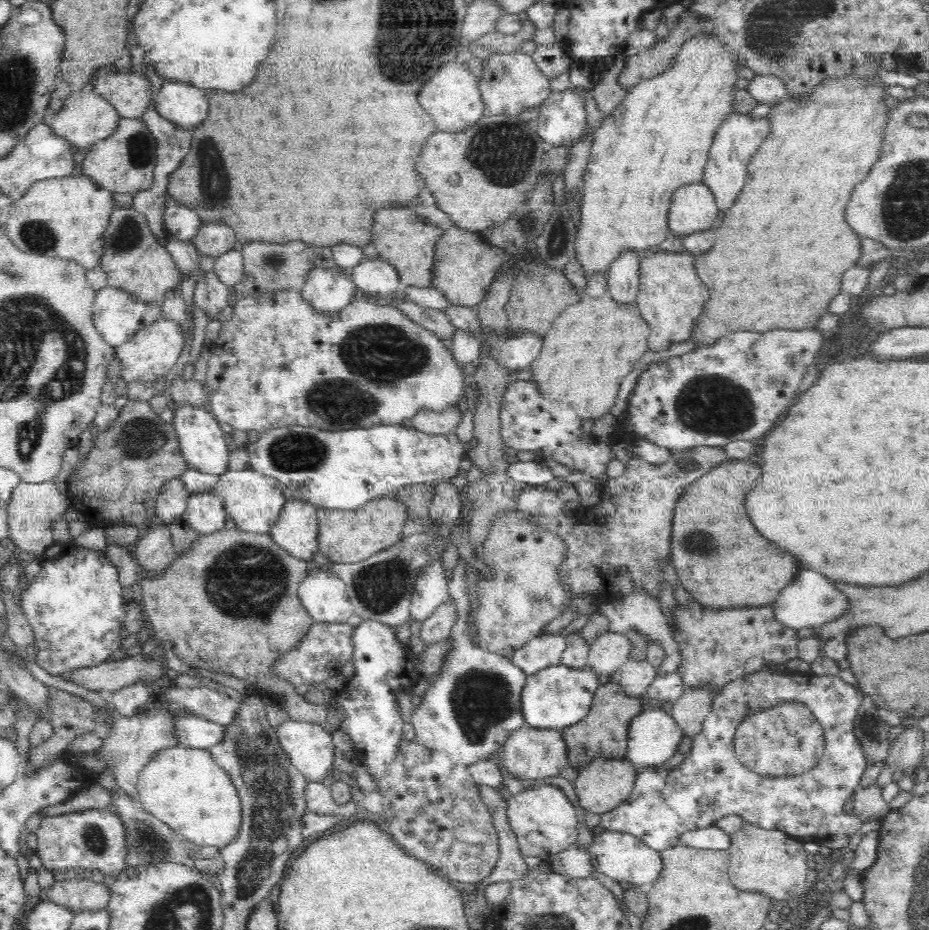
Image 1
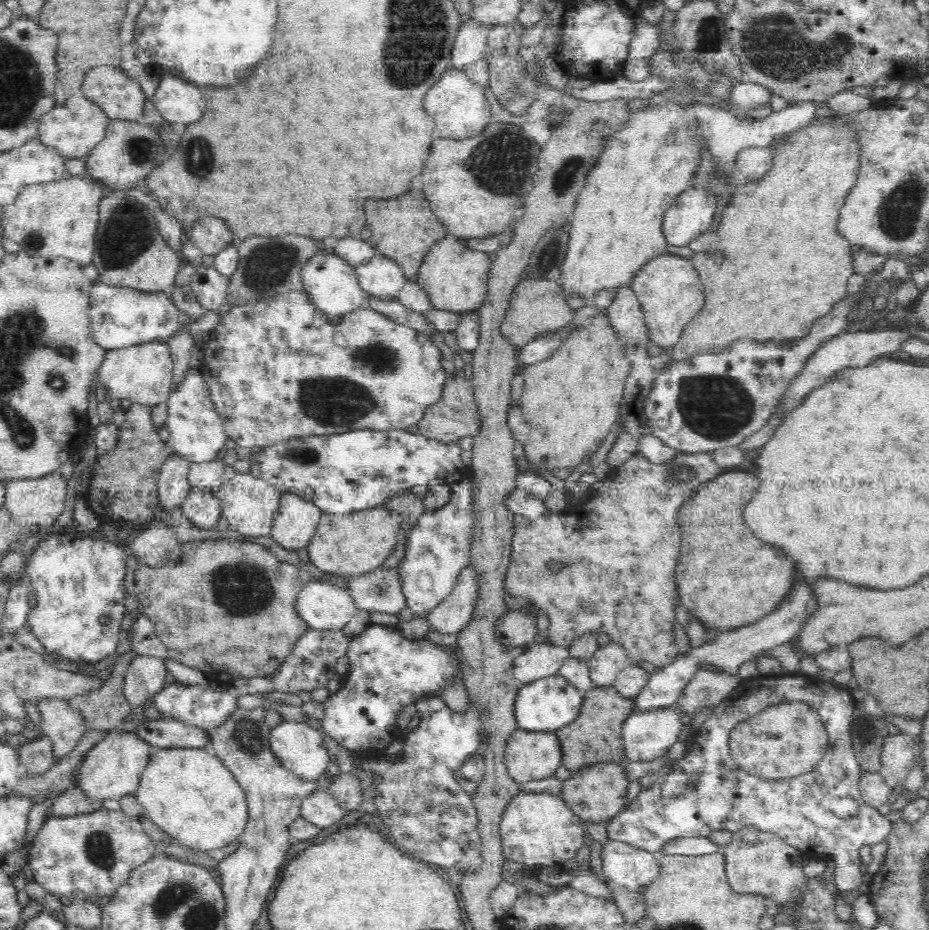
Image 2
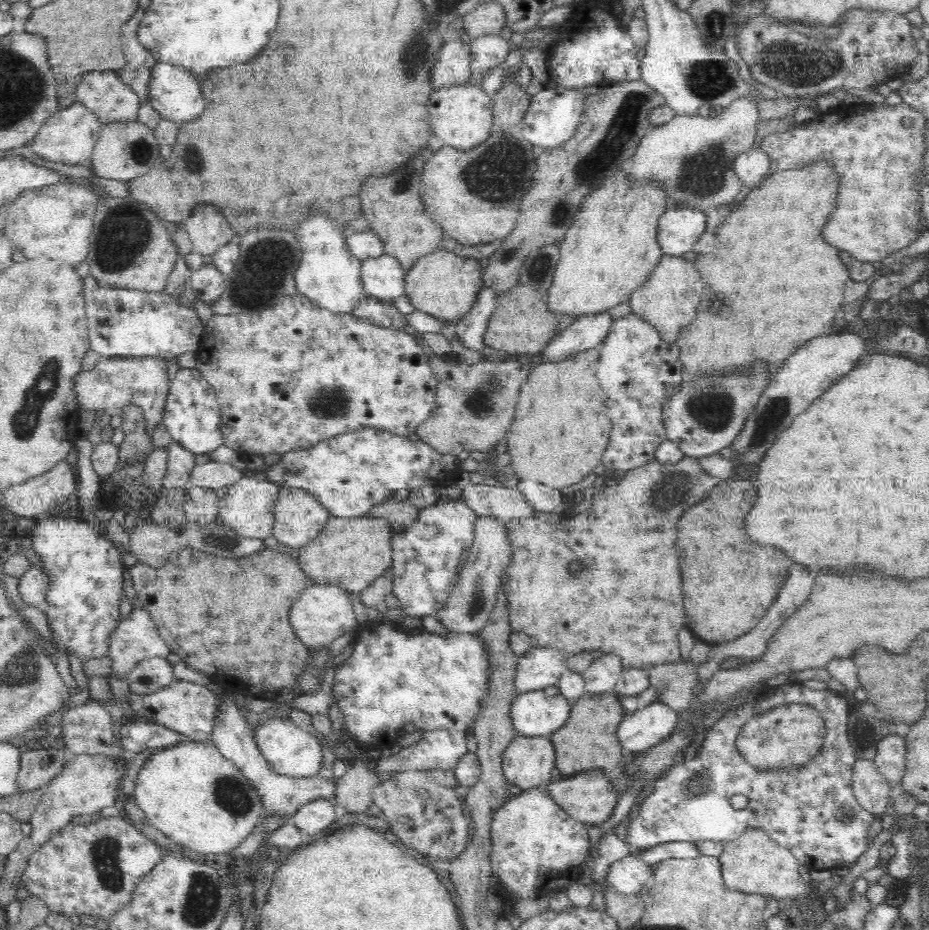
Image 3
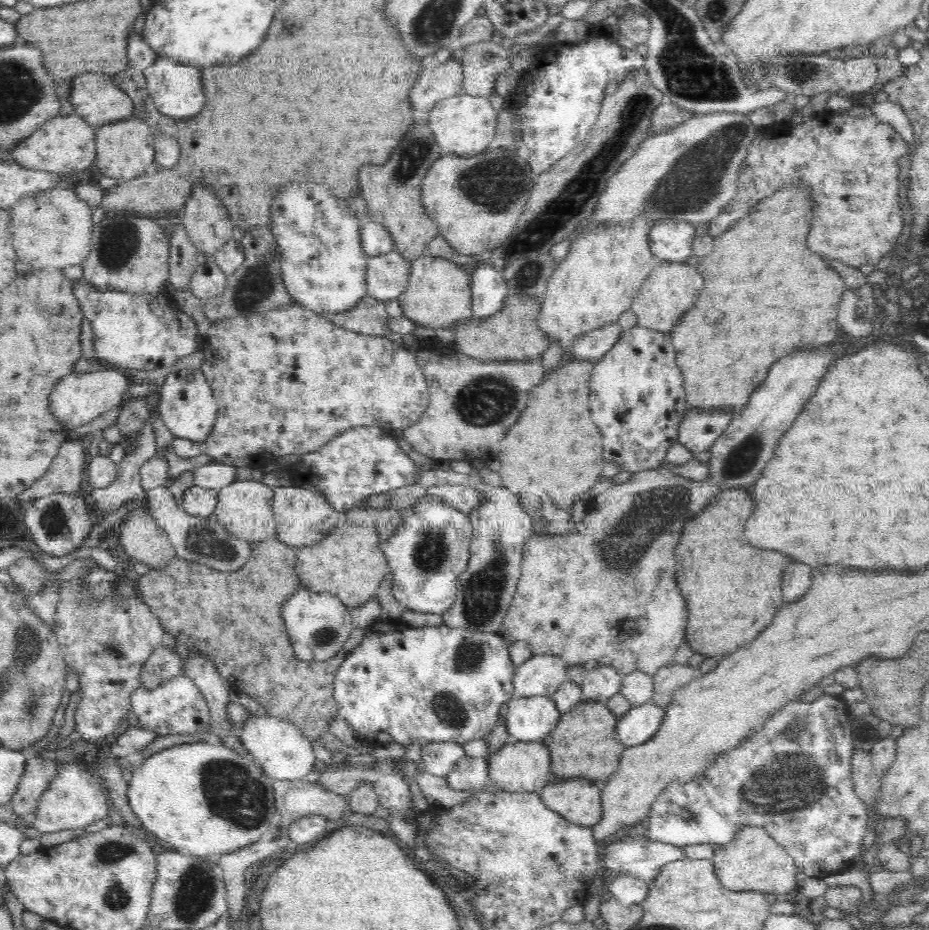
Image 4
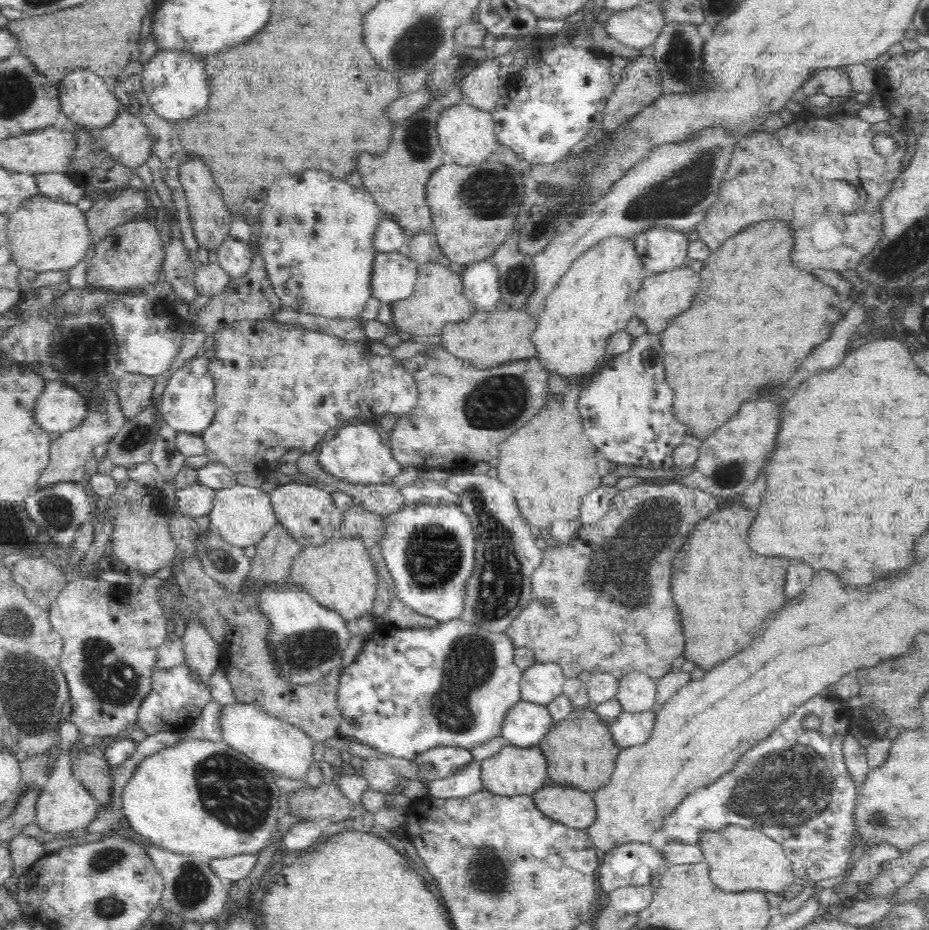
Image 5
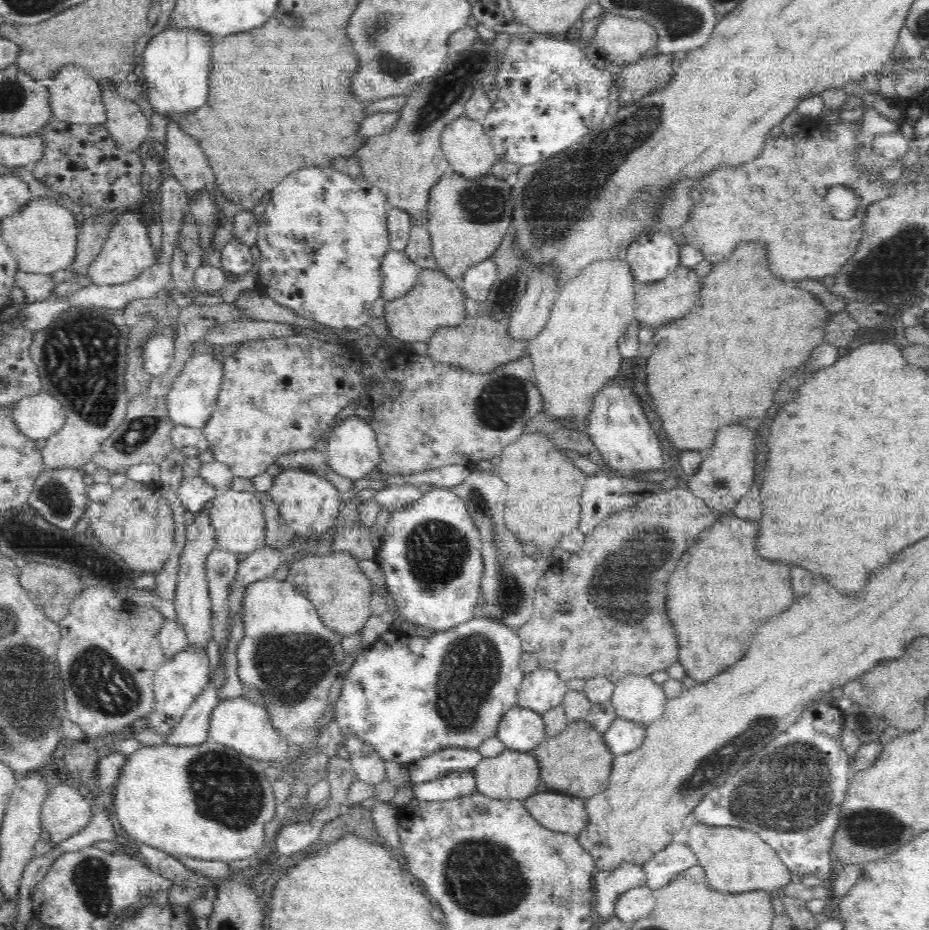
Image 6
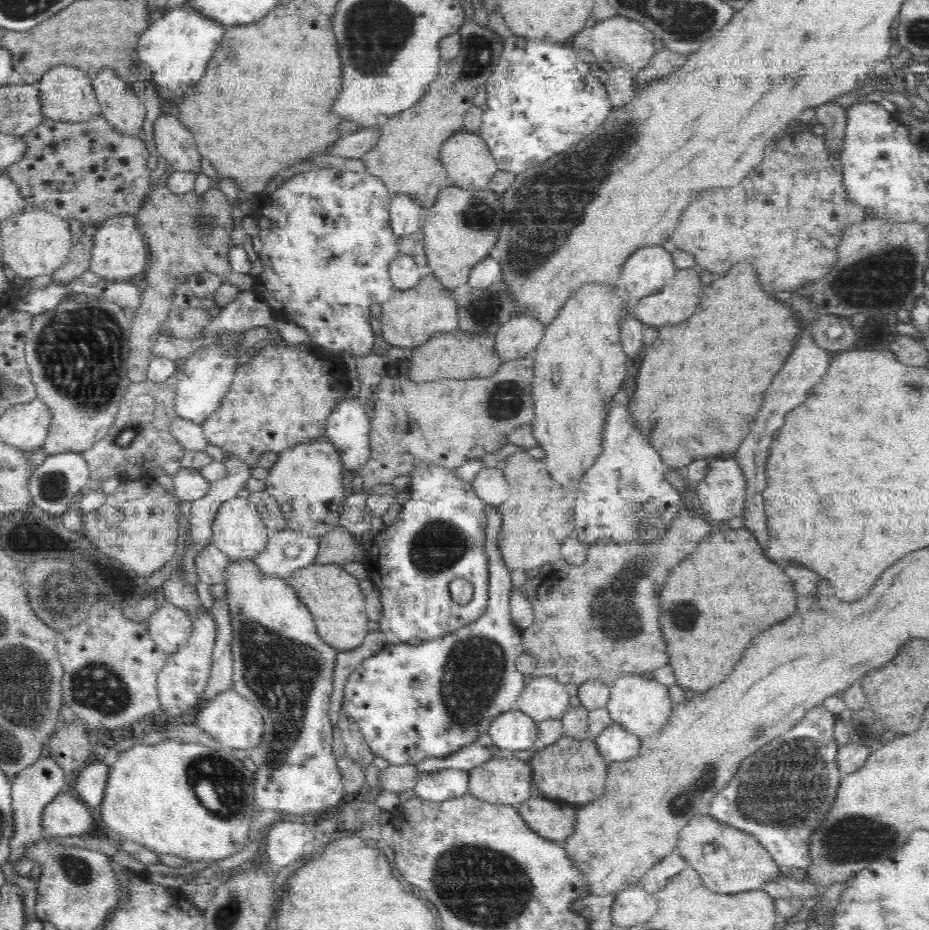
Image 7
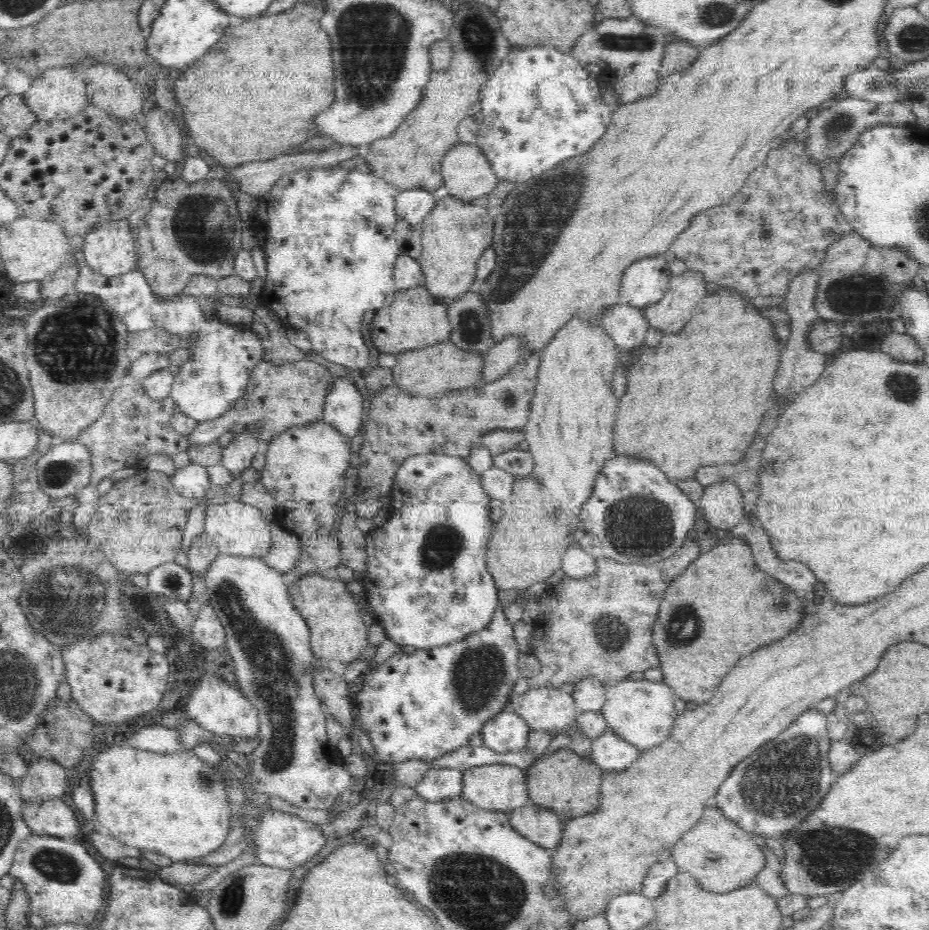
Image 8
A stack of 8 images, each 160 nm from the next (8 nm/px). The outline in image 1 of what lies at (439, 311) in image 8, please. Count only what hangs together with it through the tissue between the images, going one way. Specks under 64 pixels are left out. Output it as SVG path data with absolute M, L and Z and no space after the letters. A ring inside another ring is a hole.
M453 225L443 231L435 244L433 261L431 286L440 290L449 304L475 307L487 297L490 283L506 262L506 255L502 247L490 245L478 232L462 230Z

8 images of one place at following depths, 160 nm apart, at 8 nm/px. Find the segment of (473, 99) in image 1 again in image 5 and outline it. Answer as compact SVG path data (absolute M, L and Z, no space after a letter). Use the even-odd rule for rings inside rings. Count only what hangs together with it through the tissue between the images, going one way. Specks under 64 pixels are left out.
M464 102L454 104L448 110L442 110L441 118L437 123L437 133L440 146L445 151L446 157L452 163L460 166L476 166L490 160L498 145L494 119L488 110L478 110Z

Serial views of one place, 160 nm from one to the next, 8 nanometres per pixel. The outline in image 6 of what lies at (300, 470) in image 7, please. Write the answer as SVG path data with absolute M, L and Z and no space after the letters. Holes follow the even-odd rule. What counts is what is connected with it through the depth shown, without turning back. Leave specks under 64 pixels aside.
M304 467L283 469L273 480L269 493L290 529L303 538L317 539L331 529L337 521L342 502L341 493L330 479Z

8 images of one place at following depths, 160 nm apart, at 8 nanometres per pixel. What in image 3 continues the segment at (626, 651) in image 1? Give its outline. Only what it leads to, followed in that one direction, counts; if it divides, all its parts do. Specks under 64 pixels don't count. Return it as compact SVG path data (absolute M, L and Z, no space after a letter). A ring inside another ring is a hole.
M603 654L592 663L583 673L587 692L600 694L614 691L624 672L621 658L615 654Z

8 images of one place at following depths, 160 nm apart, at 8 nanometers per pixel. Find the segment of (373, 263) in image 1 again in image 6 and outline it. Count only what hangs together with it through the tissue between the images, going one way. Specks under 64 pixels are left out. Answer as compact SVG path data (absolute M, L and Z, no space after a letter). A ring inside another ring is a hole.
M391 249L382 258L382 290L380 296L385 300L398 299L408 294L409 290L418 282L421 268L416 266L404 250Z

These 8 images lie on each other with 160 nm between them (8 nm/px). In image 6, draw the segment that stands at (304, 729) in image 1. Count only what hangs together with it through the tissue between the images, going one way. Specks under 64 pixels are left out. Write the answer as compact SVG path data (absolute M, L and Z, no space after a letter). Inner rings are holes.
M244 696L219 699L219 703L210 715L209 736L212 741L235 748L242 754L270 764L272 762L275 764L291 763L298 757L320 750L320 746L317 744L308 744L308 748L297 748L293 744L287 744L273 727L270 715L264 706L257 705Z

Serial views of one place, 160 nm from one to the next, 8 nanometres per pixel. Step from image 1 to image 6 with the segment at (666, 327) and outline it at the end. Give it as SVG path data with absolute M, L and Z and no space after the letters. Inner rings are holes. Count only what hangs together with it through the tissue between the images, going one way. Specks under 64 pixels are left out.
M683 265L662 280L637 285L635 289L635 321L657 329L676 318L682 318L696 306L698 290L700 290L700 278L696 276L696 272L692 268Z

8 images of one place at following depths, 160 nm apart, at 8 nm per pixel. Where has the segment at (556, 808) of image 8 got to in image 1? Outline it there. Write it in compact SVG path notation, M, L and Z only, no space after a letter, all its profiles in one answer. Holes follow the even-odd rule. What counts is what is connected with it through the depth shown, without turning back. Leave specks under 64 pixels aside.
M615 680L600 685L594 693L588 714L576 724L561 729L568 751L567 764L578 770L597 757L626 759L630 721L644 708L641 697L626 694Z

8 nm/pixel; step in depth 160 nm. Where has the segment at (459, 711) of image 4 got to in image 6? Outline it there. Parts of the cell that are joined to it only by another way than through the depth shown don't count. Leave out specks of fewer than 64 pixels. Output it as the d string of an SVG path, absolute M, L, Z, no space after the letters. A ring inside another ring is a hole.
M479 615L470 618L470 621L456 624L448 630L435 631L428 638L388 630L378 640L370 644L368 649L356 656L352 668L344 676L341 695L334 705L335 713L338 715L338 724L342 727L344 736L356 735L371 744L385 761L394 760L394 762L400 764L411 764L418 759L448 747L476 749L482 741L496 734L503 714L517 706L517 692L525 677L525 673L519 668L523 653L521 640L518 633L515 632L515 628L503 625L502 622L498 622L498 619Z

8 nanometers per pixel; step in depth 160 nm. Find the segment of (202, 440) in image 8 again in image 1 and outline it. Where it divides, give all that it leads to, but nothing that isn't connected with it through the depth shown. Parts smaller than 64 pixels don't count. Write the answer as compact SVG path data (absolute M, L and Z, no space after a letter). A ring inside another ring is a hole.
M292 288L255 295L244 293L239 295L235 301L231 318L221 324L220 336L210 346L205 383L210 400L210 411L227 430L236 428L236 430L242 430L255 437L270 428L282 428L282 426L292 426L292 424L315 426L320 430L330 432L384 424L400 424L406 418L411 419L420 409L446 410L449 406L457 405L460 396L465 395L466 397L466 385L464 385L460 367L448 351L450 348L448 342L410 320L403 312L390 305L390 302L365 296L362 300L350 302L337 313L321 313L316 311L308 301L303 300L300 290Z

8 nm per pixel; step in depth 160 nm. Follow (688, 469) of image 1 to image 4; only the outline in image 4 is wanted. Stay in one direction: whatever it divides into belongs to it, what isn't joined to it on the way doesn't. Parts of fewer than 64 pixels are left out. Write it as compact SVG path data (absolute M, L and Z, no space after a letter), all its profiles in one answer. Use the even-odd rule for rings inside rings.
M660 465L656 469L633 473L627 482L614 484L597 497L594 497L594 509L586 514L578 528L574 527L576 532L570 532L566 536L550 535L547 532L542 533L542 536L538 536L538 534L533 532L523 551L522 578L520 578L518 588L516 588L517 594L514 596L513 602L510 604L506 616L504 616L504 620L502 620L502 626L498 634L508 643L518 640L527 642L530 650L536 656L540 656L540 654L559 656L567 664L568 668L584 665L588 660L596 660L600 665L613 667L622 676L639 671L653 677L660 668L674 664L674 654L678 652L678 648L680 648L680 644L682 644L685 638L685 628L688 623L689 613L686 611L686 602L680 596L681 592L678 590L678 586L676 586L676 580L674 580L674 572L676 572L674 556L668 556L668 554L674 552L674 548L676 548L676 544L680 540L680 534L682 534L682 528L686 526L686 522L690 522L690 518L694 518L706 506L712 504L721 491L722 488L710 480L690 480L666 470L665 465ZM584 586L590 590L590 596L578 596L578 592L582 592Z

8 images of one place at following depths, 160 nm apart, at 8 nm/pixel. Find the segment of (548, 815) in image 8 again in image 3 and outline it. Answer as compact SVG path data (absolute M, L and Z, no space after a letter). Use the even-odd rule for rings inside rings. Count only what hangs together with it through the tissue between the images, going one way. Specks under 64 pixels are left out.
M592 768L551 782L546 786L546 793L572 819L589 825L599 825L612 816L620 798L620 794L617 794L611 782L612 780L608 780L602 769Z

